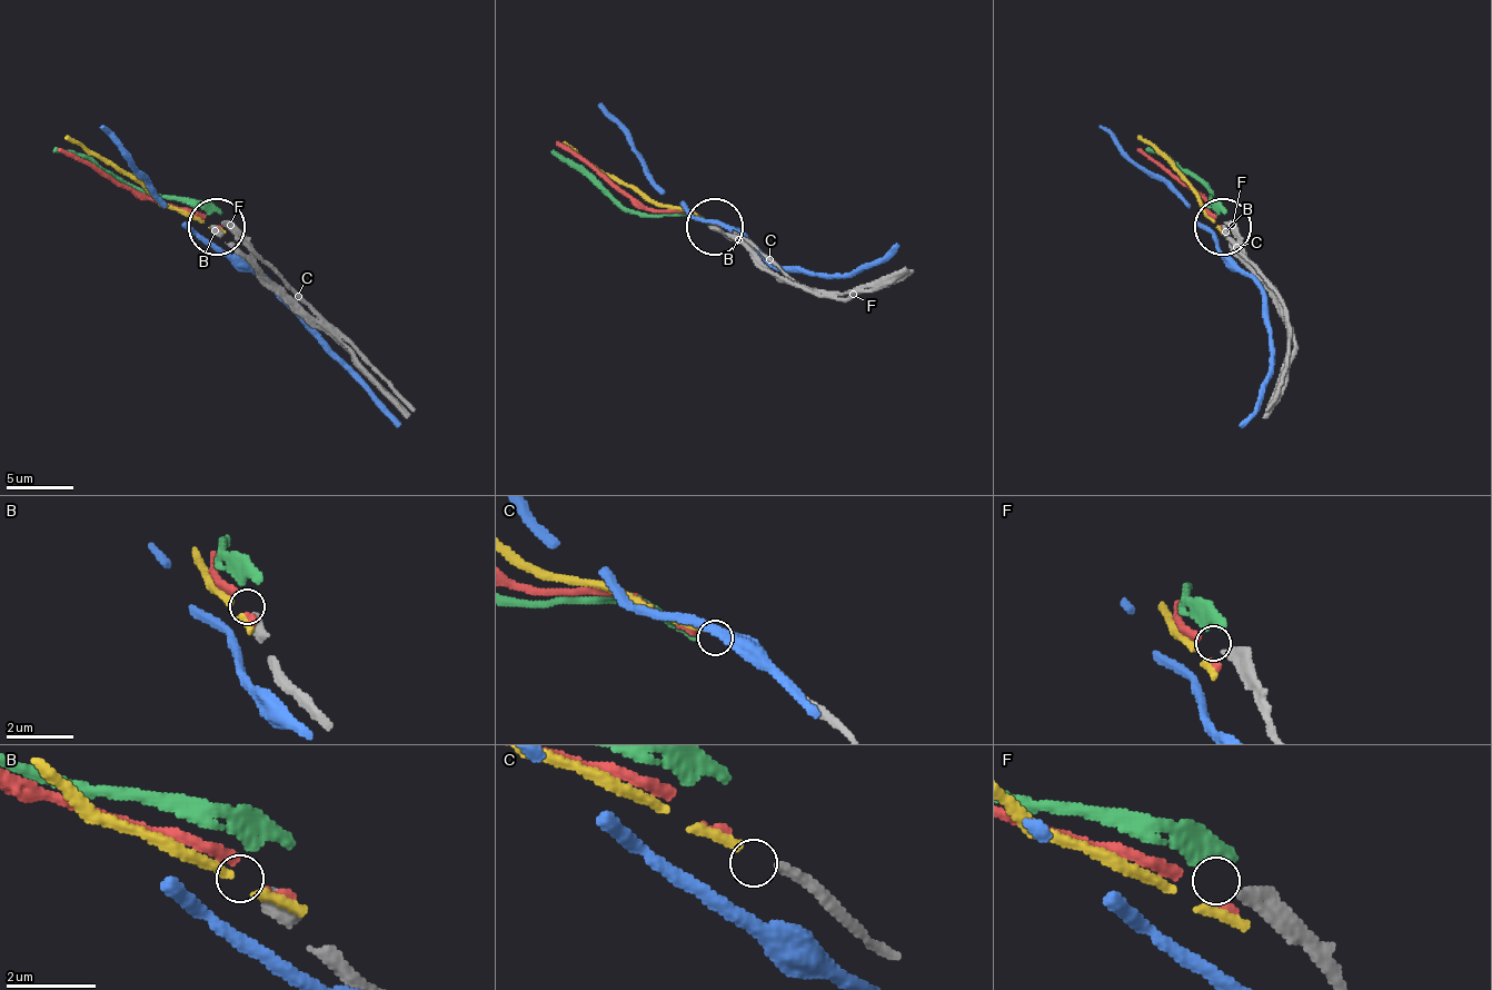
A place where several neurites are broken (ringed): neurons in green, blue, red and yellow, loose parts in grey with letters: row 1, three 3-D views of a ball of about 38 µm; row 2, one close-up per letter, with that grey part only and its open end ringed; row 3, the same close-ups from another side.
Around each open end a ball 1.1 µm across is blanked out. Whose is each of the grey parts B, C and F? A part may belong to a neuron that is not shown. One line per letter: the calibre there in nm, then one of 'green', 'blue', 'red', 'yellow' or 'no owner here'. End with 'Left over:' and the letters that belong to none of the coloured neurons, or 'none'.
B: calibre 300 nm; no owner here
C: calibre 240 nm; yellow
F: calibre 240 nm; green
Left over: B

